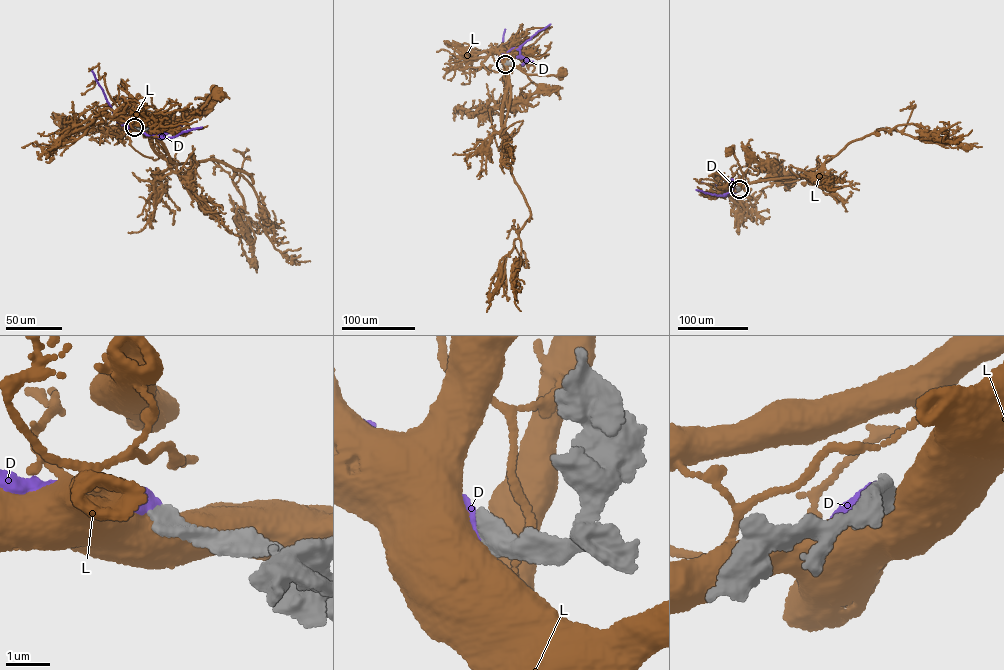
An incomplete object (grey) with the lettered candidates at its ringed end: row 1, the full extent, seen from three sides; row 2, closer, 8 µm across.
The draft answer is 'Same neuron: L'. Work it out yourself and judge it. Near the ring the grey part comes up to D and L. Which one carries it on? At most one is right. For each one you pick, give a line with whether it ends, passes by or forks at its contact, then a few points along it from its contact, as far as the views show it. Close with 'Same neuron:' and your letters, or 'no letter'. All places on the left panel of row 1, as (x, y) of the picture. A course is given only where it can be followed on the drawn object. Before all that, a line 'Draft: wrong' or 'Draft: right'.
Draft: wrong
D: it ends there; it runs (134, 127), (163, 138), (202, 127)
Same neuron: D

